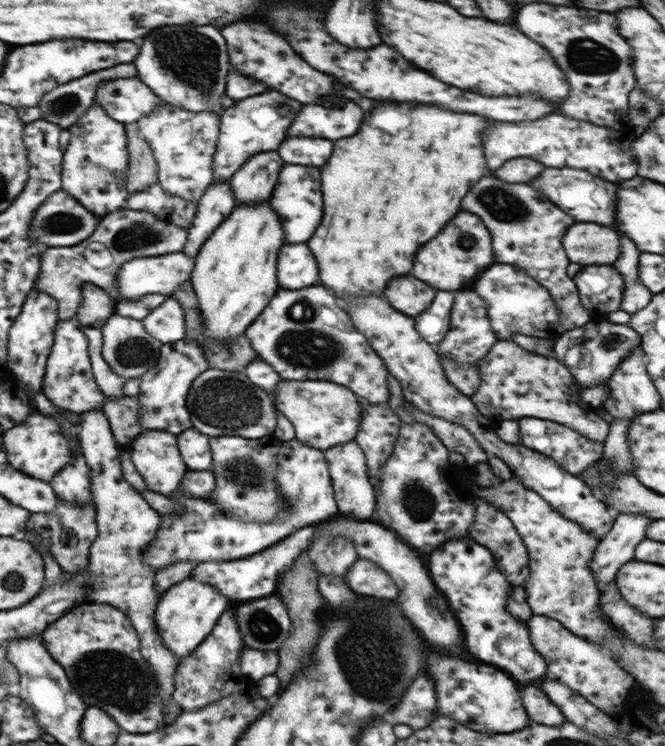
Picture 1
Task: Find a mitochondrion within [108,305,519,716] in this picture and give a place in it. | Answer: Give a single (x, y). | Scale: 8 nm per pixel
(371, 672)

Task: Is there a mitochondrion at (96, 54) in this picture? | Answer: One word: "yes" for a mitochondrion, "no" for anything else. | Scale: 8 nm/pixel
no

